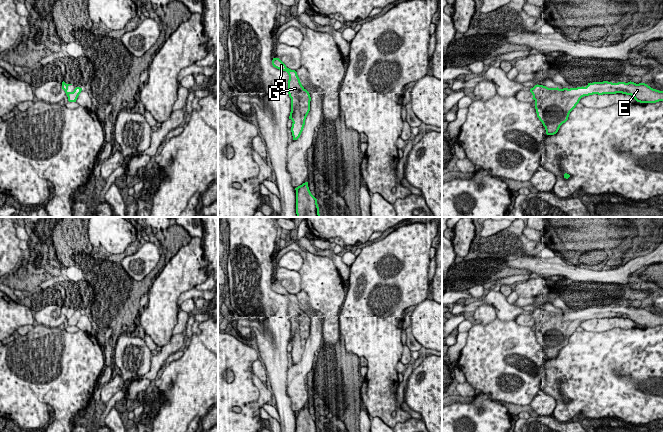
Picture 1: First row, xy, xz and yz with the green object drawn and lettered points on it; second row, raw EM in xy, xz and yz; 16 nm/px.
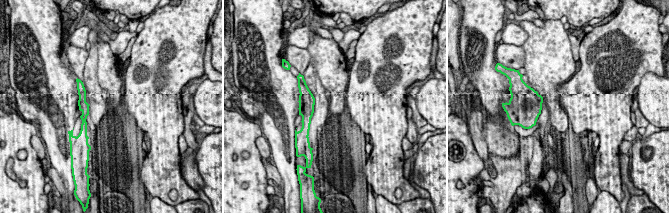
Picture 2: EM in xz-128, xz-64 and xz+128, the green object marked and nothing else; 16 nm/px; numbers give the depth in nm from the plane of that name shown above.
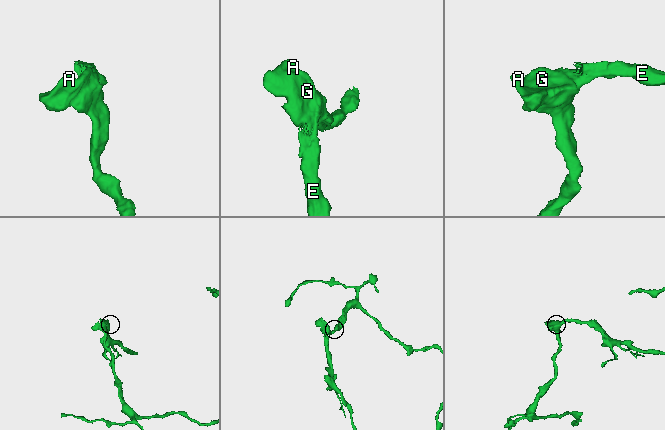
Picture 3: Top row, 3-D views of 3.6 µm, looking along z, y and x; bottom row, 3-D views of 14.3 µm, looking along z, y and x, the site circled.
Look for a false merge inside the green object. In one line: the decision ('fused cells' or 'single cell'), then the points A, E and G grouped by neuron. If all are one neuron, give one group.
single cell | A E G

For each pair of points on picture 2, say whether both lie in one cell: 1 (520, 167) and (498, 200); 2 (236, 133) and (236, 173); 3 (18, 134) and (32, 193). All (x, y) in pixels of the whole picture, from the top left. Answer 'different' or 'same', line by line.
1: same
2: same
3: same

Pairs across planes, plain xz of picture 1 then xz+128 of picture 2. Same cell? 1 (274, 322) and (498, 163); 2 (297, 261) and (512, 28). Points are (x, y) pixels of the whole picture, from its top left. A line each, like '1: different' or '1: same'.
1: different
2: same

